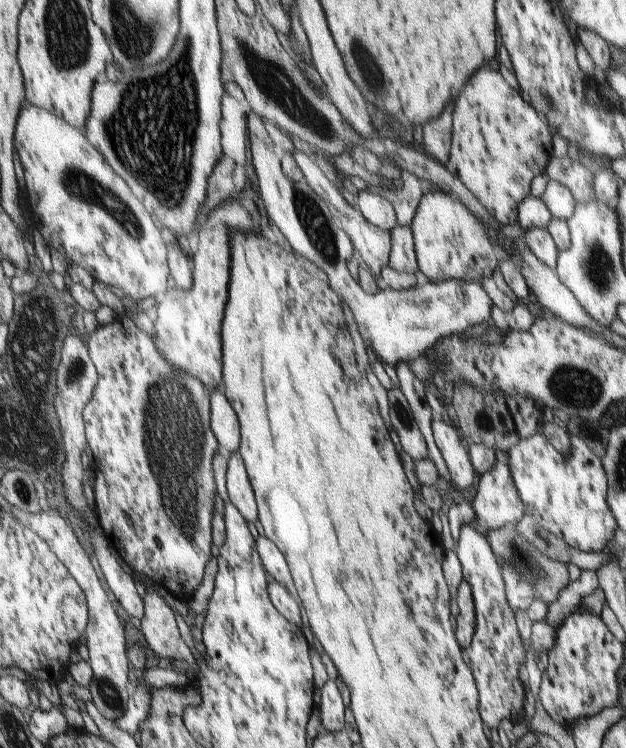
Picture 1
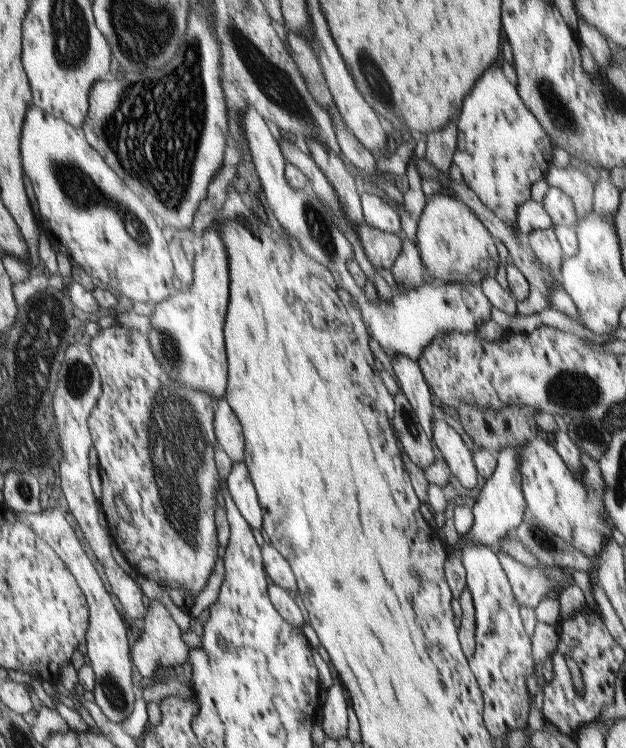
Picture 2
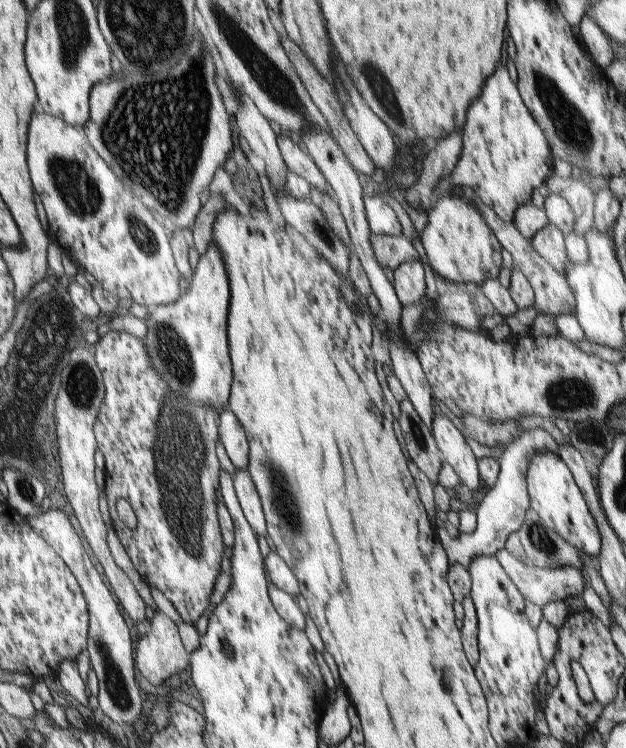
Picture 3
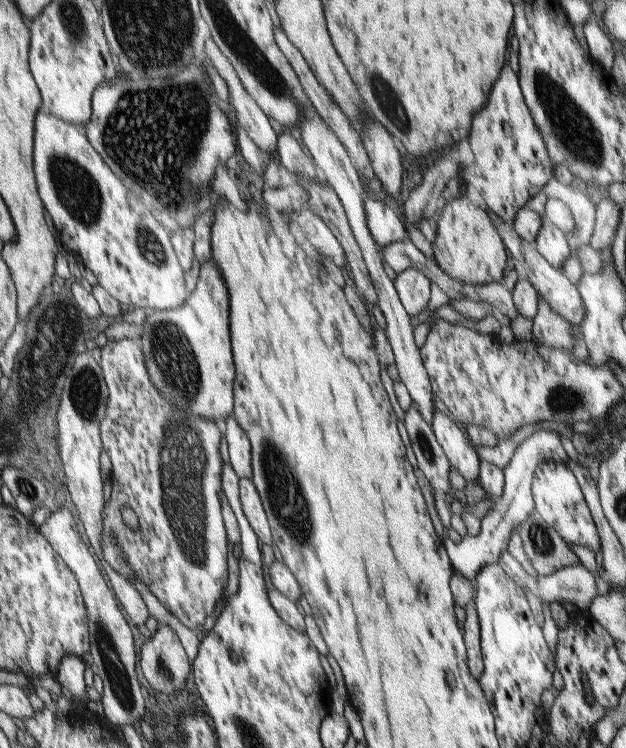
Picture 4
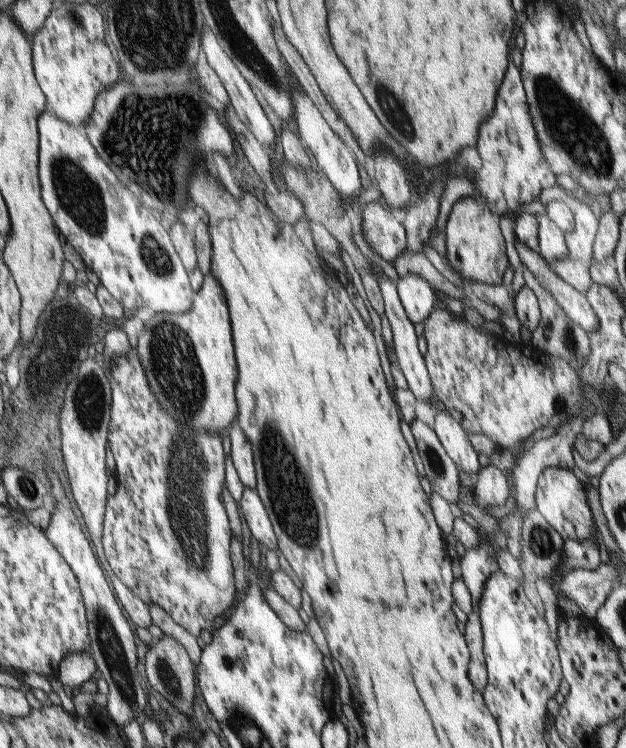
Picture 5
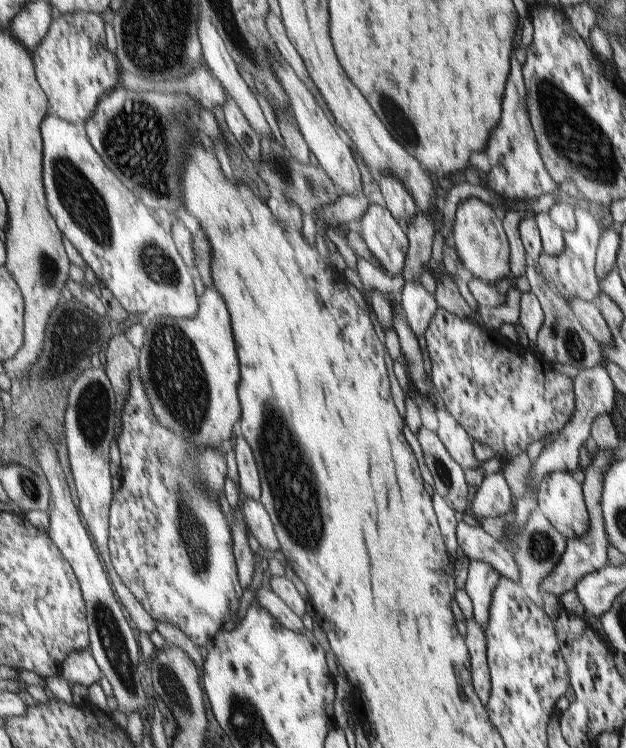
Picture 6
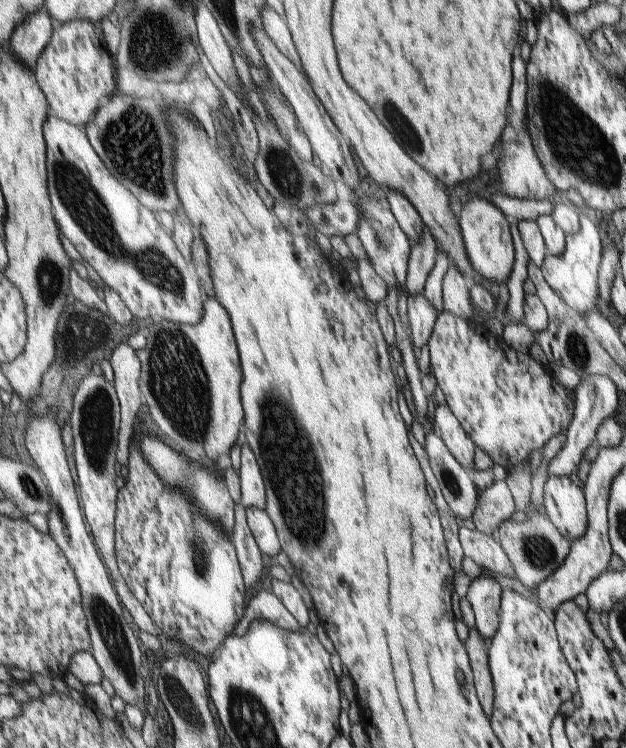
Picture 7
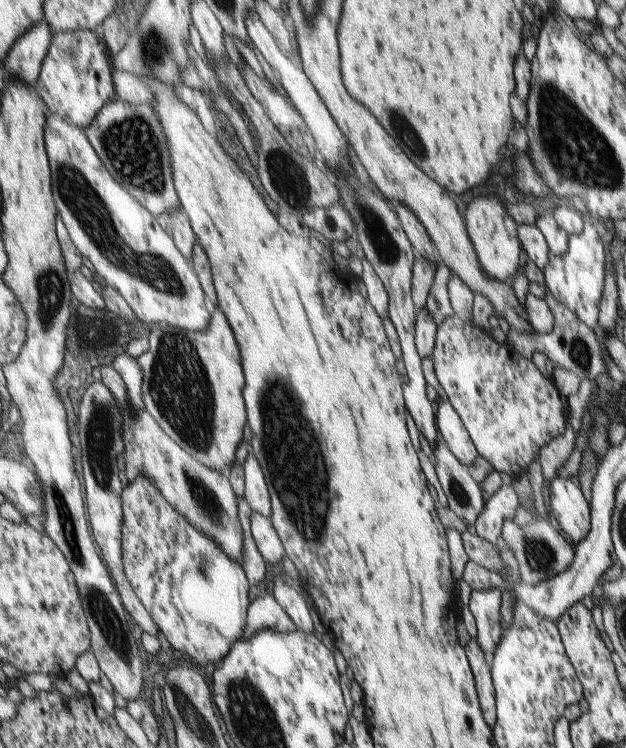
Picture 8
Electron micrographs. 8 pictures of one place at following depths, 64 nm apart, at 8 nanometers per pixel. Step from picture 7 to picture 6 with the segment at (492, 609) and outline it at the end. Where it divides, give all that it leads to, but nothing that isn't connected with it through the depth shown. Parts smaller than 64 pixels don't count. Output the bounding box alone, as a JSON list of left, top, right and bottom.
[465,560,501,630]

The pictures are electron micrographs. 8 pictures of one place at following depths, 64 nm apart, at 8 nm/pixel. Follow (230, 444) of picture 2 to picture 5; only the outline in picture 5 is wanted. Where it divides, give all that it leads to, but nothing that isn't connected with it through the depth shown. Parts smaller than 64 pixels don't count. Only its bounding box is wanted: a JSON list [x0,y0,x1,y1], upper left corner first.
[229,421,258,490]

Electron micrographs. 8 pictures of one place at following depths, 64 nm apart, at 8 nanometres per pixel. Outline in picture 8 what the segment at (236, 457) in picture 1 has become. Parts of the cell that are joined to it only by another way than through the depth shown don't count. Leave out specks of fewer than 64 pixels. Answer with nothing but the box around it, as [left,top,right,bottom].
[250,511,286,565]

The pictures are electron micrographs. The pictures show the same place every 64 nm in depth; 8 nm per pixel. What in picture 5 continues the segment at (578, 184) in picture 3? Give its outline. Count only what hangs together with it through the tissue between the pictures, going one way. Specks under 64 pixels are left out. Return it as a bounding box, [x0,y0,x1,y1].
[538,185,599,294]

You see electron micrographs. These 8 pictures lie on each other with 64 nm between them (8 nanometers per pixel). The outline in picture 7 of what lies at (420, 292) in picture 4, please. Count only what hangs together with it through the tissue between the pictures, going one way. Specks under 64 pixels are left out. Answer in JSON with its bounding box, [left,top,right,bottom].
[408,294,437,353]

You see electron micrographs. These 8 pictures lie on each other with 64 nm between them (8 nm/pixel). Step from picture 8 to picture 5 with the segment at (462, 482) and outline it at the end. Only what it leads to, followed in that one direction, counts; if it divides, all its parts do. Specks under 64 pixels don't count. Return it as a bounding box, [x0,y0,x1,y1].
[409,417,462,504]

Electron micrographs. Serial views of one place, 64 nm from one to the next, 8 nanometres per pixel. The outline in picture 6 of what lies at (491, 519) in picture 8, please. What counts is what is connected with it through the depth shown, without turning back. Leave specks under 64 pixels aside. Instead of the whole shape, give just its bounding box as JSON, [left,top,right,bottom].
[471,472,513,526]

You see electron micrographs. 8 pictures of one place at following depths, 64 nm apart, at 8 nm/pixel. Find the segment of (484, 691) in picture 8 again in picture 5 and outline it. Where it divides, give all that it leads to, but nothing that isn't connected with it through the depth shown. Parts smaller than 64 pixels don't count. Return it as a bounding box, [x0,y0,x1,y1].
[464,612,489,692]

